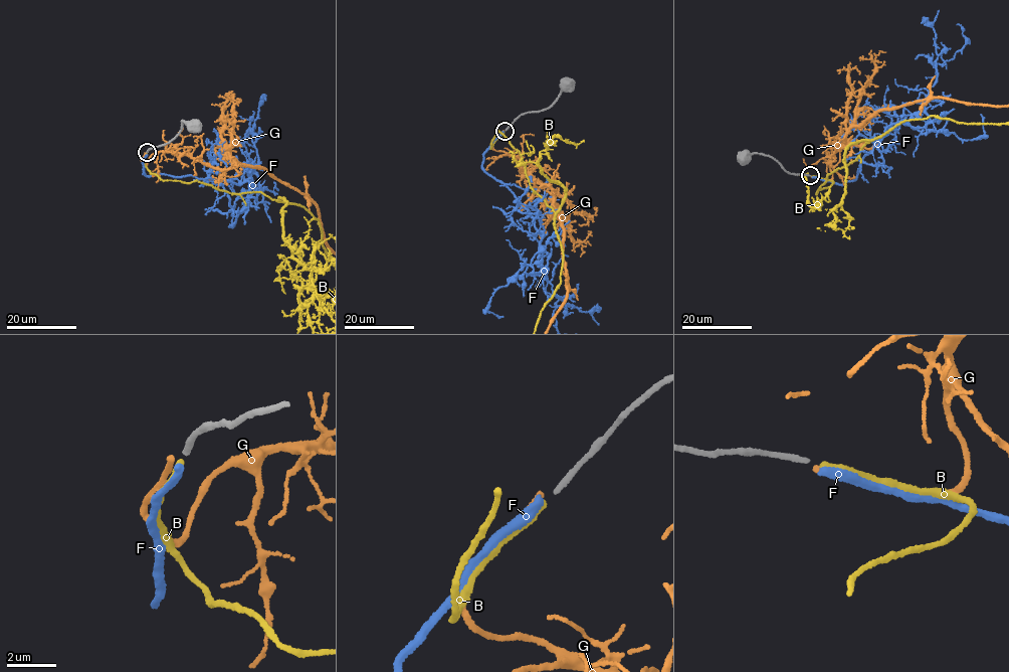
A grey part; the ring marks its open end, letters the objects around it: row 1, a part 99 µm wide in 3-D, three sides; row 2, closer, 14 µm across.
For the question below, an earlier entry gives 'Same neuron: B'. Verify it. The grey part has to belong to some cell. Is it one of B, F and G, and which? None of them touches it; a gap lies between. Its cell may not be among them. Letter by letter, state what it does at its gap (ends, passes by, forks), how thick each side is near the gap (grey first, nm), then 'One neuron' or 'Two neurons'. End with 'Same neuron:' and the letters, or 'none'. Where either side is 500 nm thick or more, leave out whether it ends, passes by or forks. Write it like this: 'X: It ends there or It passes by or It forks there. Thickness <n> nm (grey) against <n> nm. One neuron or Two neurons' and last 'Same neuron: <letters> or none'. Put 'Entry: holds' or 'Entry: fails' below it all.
B: It ends there. Thickness 200 nm (grey) against 240 nm. One neuron
F: It ends there. Thickness 200 nm (grey) against 320 nm. Two neurons
G: It ends there. Thickness 200 nm (grey) against 240 nm. Two neurons
Same neuron: B
Entry: holds

